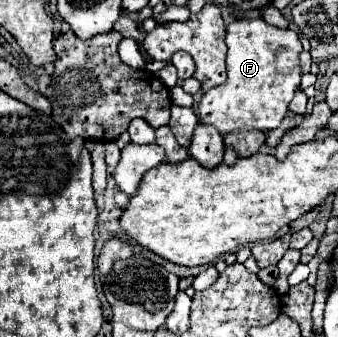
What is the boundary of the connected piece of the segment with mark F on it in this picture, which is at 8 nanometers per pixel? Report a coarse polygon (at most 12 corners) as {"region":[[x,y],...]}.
{"region":[[227,27],[227,81],[199,103],[221,135],[279,127],[301,81],[295,29]]}

